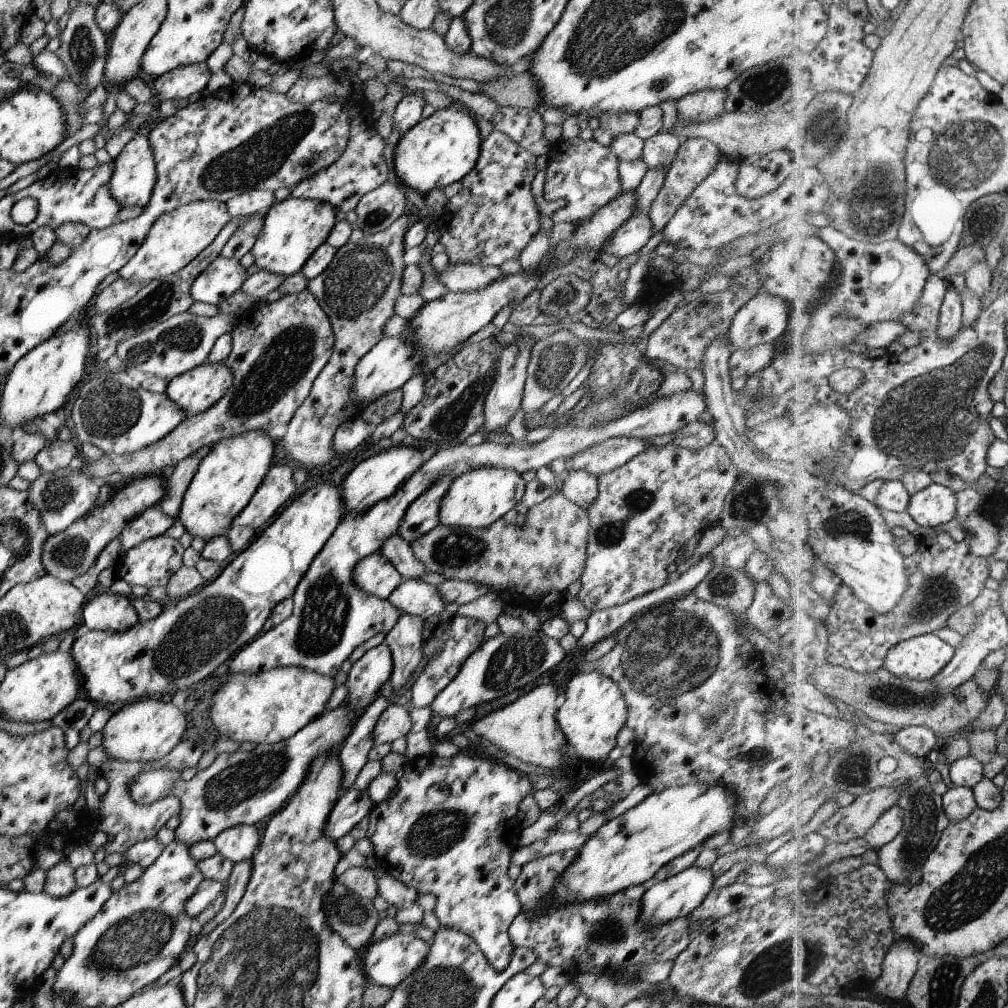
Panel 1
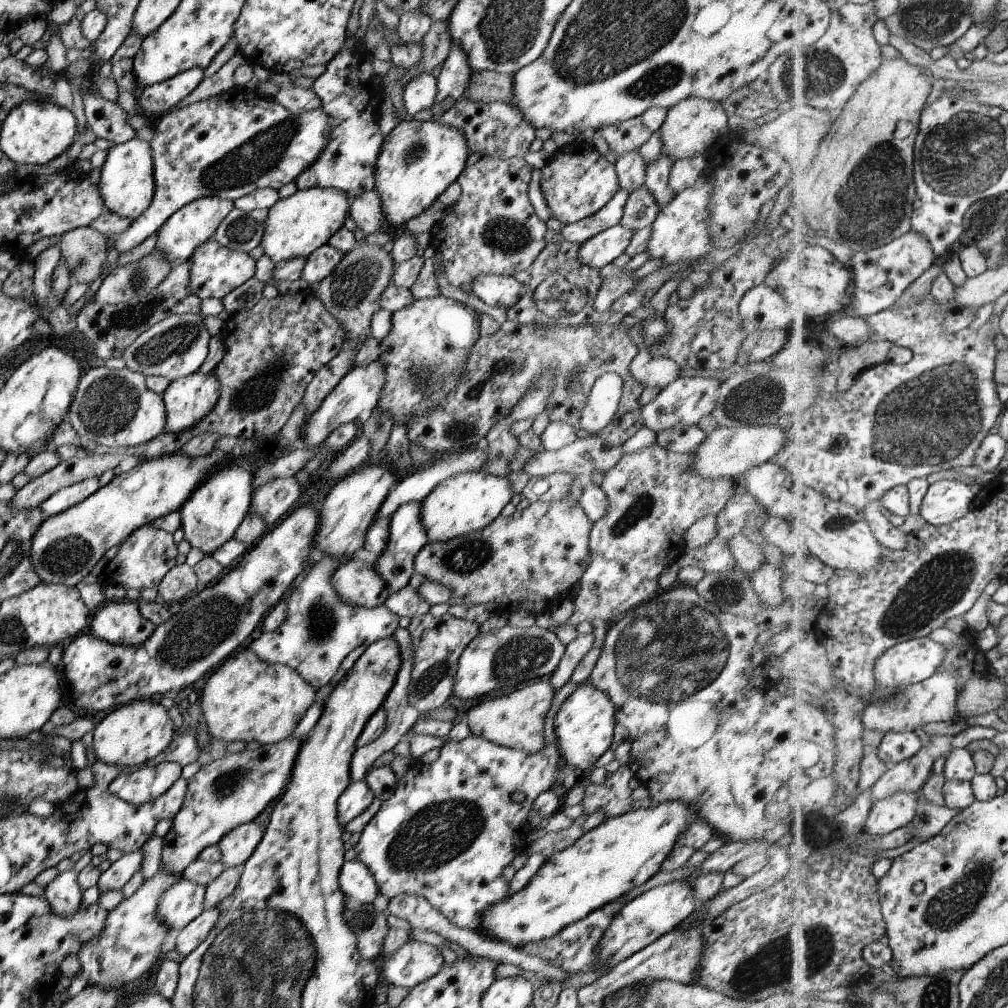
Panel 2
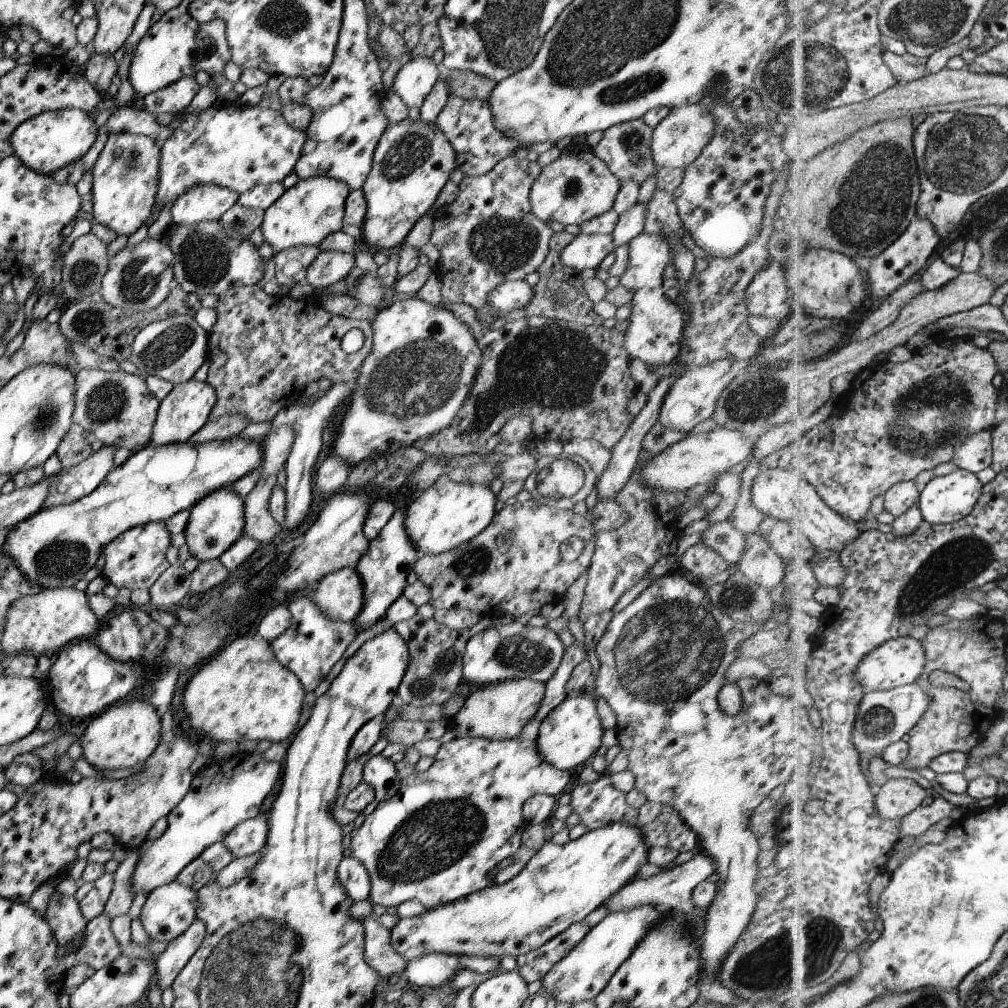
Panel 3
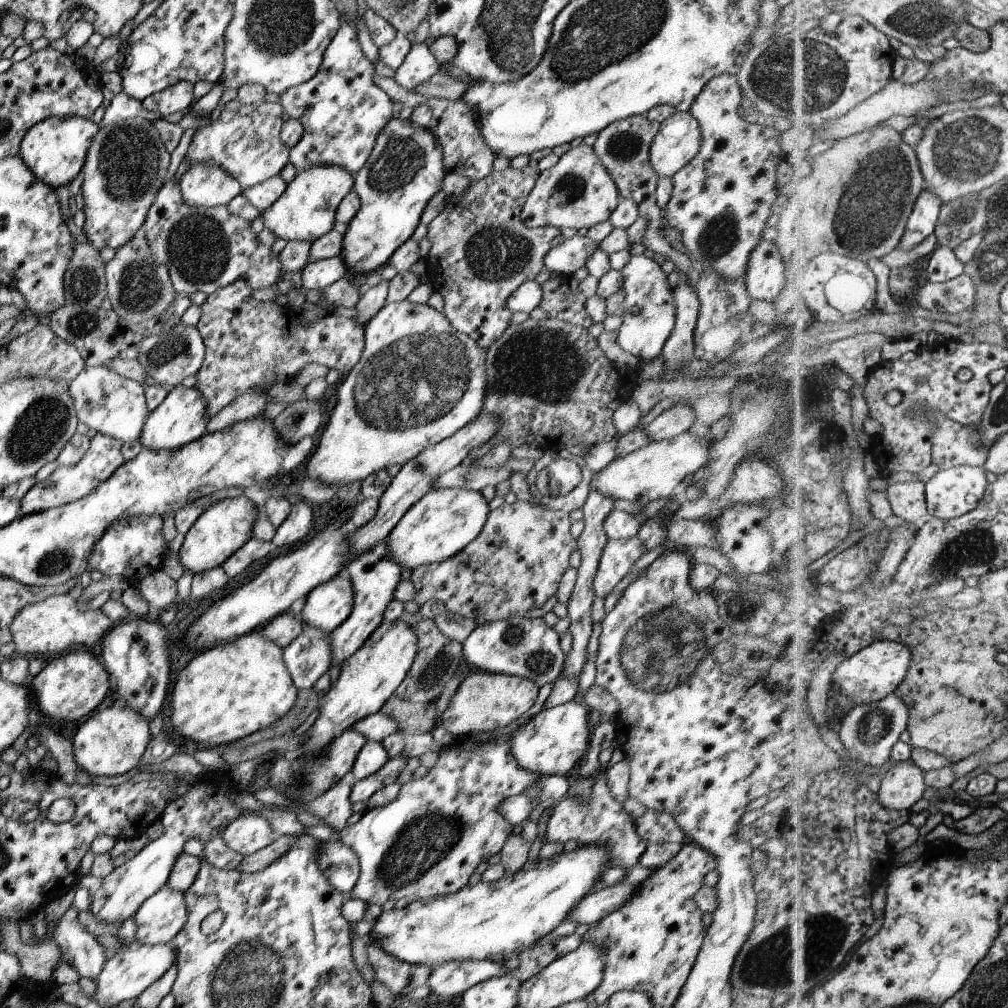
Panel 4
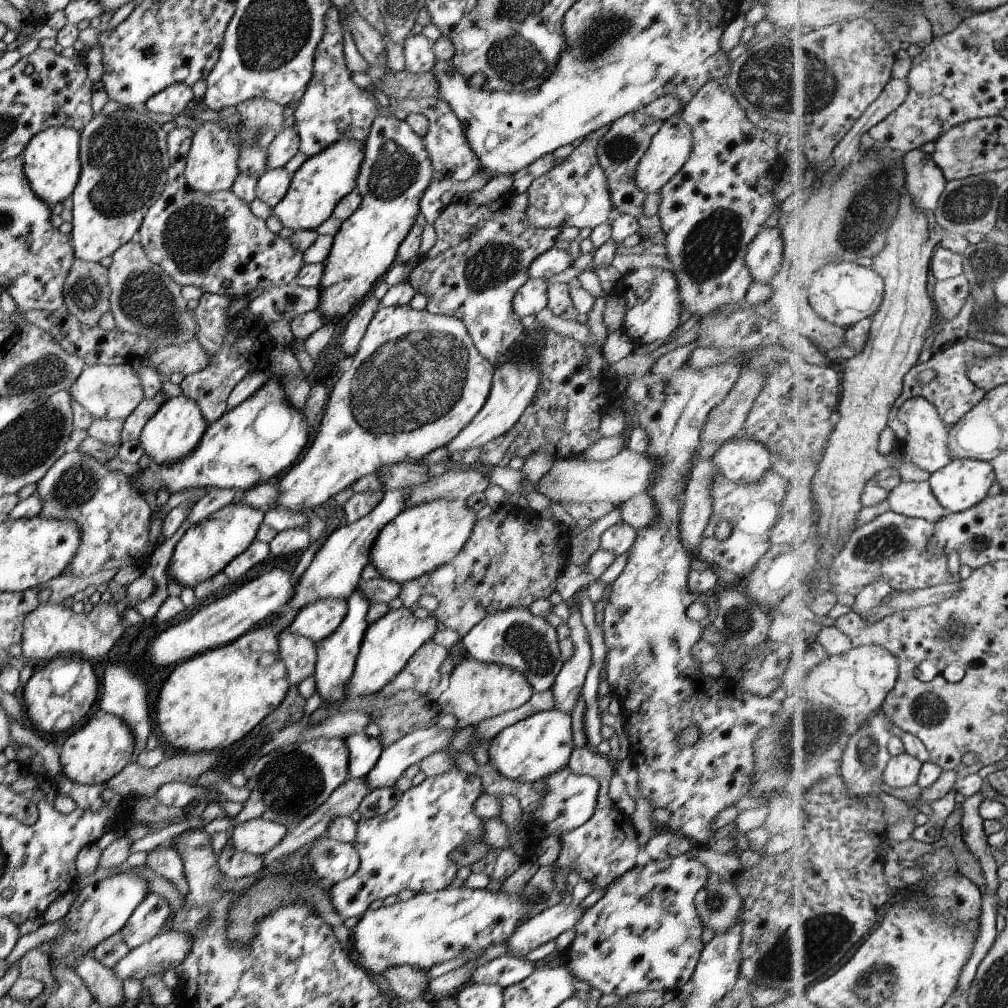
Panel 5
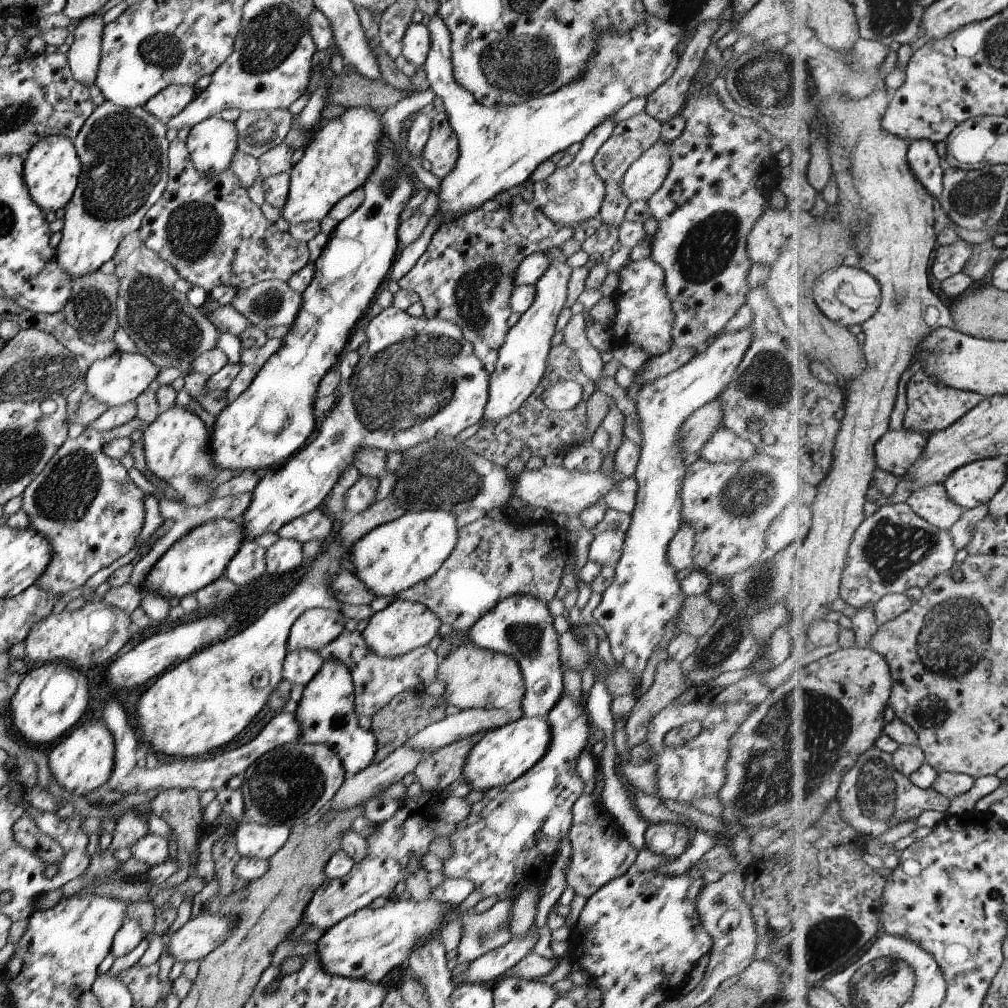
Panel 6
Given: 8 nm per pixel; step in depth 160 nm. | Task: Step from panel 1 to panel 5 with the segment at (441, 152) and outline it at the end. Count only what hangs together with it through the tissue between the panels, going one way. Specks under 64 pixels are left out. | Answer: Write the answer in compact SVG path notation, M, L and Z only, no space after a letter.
M391 115L377 116L369 126L369 134L363 148L363 159L357 172L354 189L360 197L359 207L342 221L341 227L332 237L331 250L323 260L323 274L316 287L319 290L316 309L321 312L324 323L329 320L336 322L342 316L352 312L352 309L372 292L373 286L382 280L391 268L403 238L415 224L417 214L420 212L419 200L432 180L433 168L423 146L423 140L404 120L397 120Z

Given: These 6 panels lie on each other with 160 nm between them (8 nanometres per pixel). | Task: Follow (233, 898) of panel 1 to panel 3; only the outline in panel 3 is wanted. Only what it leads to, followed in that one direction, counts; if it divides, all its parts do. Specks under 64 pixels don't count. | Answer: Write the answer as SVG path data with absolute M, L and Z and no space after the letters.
M195 919L183 934L169 941L163 952L154 960L155 984L163 992L171 986L173 980L185 963L193 956L205 934L205 925Z

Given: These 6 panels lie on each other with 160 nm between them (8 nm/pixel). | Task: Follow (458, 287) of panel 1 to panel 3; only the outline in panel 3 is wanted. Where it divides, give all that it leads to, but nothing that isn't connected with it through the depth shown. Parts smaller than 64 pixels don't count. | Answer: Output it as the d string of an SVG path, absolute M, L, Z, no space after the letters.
M524 280L507 281L497 285L489 294L488 301L503 314L521 310L533 298L534 292Z

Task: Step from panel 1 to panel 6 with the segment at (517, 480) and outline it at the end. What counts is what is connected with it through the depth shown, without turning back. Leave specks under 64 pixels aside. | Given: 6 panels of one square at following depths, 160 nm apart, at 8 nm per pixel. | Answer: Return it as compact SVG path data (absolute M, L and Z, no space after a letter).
M417 510L381 524L361 536L351 548L355 576L375 597L394 599L395 594L432 576L457 544L456 515L447 510Z

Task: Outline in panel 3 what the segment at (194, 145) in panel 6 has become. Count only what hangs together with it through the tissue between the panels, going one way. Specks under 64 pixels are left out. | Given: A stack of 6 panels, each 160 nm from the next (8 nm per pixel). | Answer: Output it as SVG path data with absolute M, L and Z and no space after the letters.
M198 184L180 194L169 209L172 226L214 221L238 199L237 192L216 184Z

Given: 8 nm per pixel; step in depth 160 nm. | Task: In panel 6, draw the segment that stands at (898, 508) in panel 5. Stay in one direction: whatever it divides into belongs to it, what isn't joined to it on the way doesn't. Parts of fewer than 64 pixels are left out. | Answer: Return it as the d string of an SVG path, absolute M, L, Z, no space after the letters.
M941 484L913 489L906 503L922 518L941 529L952 529L963 514L961 506L949 498L945 486Z

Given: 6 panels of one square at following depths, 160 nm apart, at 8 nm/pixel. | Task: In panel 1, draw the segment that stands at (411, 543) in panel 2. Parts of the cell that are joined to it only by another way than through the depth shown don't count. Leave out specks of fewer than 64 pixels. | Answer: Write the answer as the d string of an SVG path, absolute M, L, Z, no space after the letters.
M450 475L442 477L406 508L396 533L407 544L416 541L438 525L439 501L453 478L455 477Z

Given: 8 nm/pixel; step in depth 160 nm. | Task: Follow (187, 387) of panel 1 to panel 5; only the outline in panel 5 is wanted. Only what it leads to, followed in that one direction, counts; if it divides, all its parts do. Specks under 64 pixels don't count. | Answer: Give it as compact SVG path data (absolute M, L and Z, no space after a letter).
M181 392L178 396L165 400L157 413L153 414L153 417L149 418L147 424L143 426L138 440L144 454L155 464L171 464L173 460L181 460L191 453L205 433L207 426L197 402L189 400Z

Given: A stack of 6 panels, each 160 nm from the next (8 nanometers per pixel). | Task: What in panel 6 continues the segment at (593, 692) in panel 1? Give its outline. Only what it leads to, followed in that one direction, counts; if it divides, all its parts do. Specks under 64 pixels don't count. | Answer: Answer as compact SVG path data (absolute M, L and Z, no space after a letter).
M522 715L514 722L486 731L481 740L473 744L473 750L469 750L461 768L461 776L473 791L485 792L511 784L541 760L551 742L549 730L551 728L545 717L526 718Z

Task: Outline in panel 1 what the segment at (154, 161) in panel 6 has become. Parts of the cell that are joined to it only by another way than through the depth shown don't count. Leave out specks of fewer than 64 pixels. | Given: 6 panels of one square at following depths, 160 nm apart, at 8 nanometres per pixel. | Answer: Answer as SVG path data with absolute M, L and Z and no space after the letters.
M137 134L131 138L121 149L119 154L112 159L112 173L108 182L109 194L117 204L123 208L141 207L149 202L152 188L154 187L156 170L153 151L148 138Z

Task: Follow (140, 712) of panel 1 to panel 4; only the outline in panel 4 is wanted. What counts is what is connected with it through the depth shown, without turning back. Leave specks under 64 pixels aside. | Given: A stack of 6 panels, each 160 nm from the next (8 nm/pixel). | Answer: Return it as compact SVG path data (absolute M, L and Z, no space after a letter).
M114 704L89 716L75 732L72 743L74 764L81 772L93 776L119 776L138 764L149 742L149 728L143 717L125 705Z

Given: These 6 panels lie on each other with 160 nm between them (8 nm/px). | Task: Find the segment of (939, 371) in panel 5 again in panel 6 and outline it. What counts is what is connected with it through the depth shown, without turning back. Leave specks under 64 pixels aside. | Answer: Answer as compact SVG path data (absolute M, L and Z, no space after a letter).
M923 368L910 378L906 387L906 398L908 407L904 415L903 428L928 435L946 430L985 400L981 394L967 390L956 390L953 386L943 384L941 380L930 376Z

